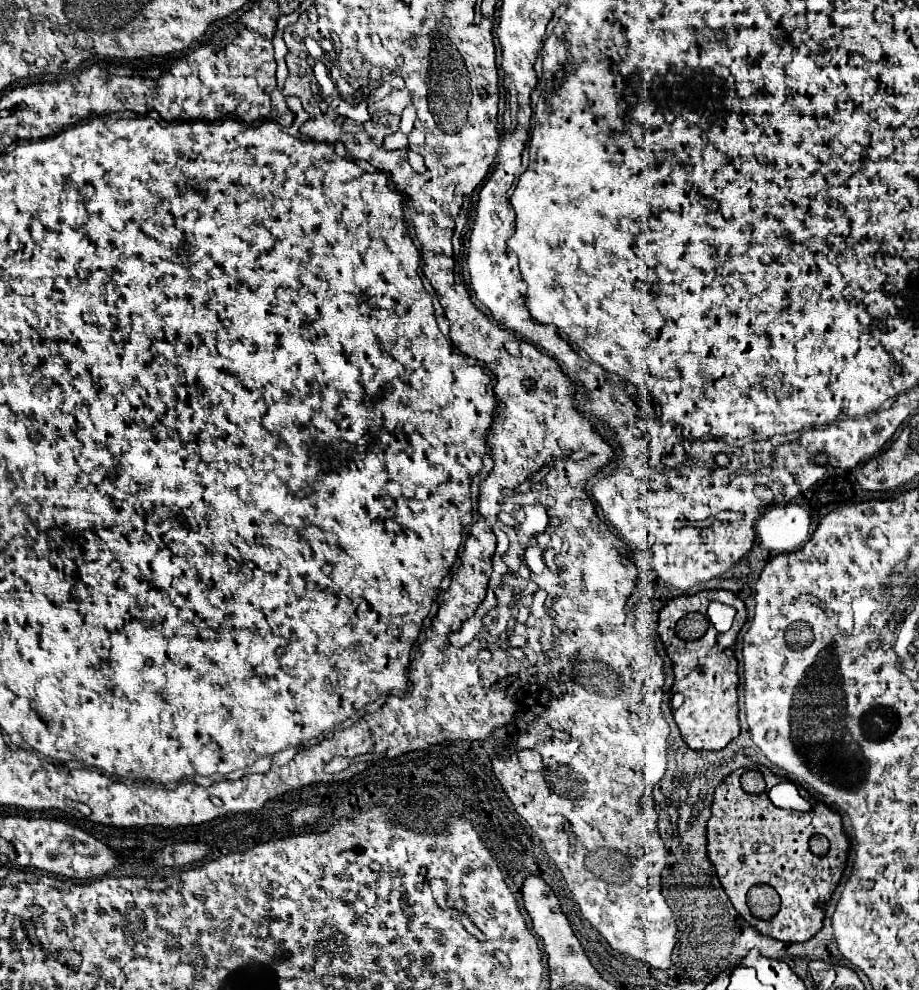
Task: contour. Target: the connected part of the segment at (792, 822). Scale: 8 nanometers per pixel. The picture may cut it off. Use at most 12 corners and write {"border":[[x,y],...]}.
{"border":[[735,770],[715,790],[707,854],[769,884],[793,942],[821,930],[809,838],[827,836],[841,880],[849,838],[833,808],[775,808]]}

